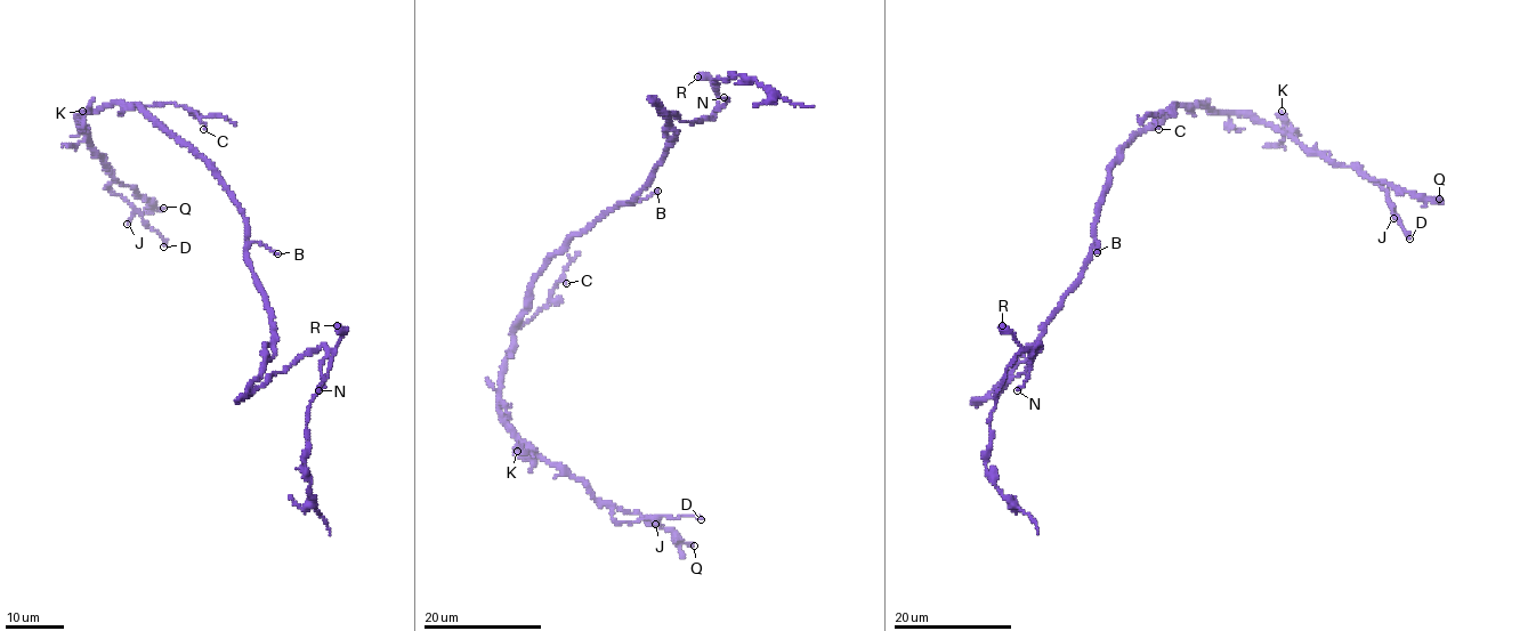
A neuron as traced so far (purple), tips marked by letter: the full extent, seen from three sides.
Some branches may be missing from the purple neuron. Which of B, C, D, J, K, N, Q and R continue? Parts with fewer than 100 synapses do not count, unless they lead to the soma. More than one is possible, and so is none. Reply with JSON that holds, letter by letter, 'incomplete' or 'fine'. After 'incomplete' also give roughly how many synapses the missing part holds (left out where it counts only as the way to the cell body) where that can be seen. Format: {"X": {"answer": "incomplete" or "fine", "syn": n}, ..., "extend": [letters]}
{"B": {"answer": "fine"}, "C": {"answer": "fine"}, "D": {"answer": "fine"}, "J": {"answer": "fine"}, "K": {"answer": "fine"}, "N": {"answer": "incomplete", "syn": 140}, "Q": {"answer": "fine"}, "R": {"answer": "fine"}, "extend": ["N"]}

